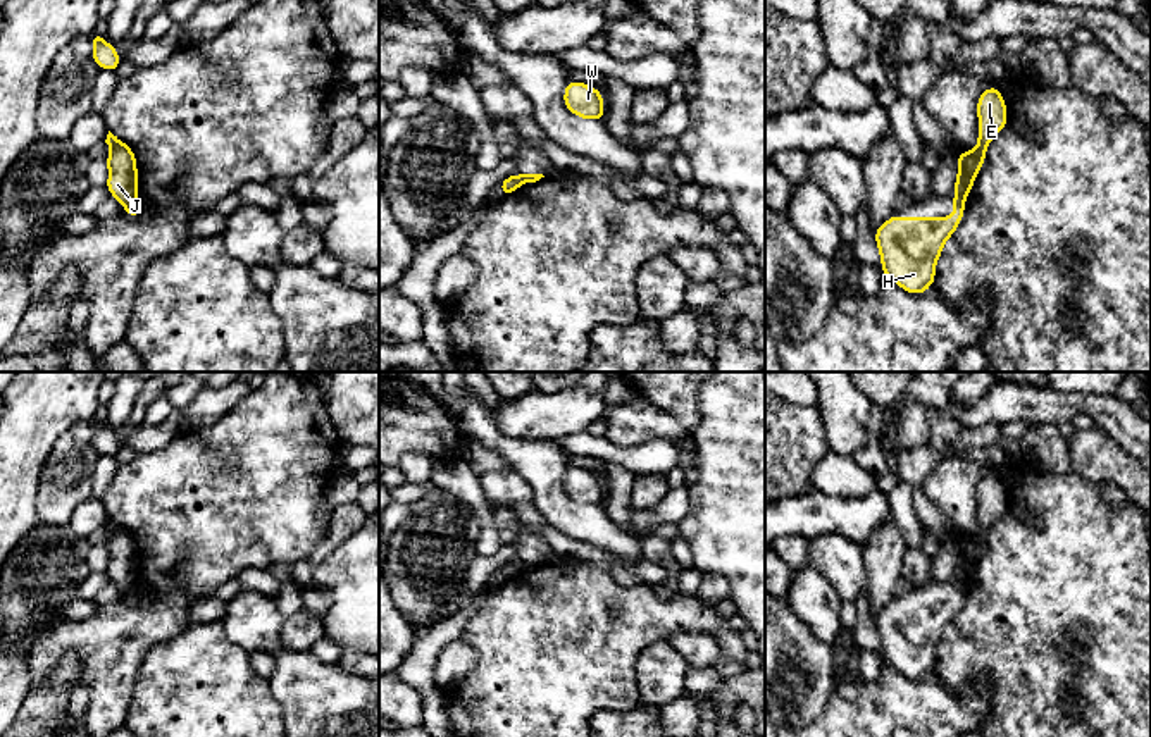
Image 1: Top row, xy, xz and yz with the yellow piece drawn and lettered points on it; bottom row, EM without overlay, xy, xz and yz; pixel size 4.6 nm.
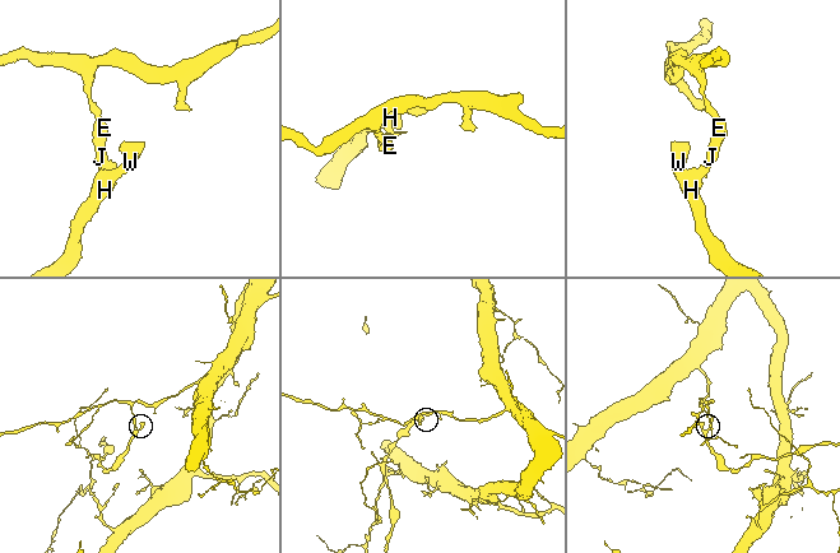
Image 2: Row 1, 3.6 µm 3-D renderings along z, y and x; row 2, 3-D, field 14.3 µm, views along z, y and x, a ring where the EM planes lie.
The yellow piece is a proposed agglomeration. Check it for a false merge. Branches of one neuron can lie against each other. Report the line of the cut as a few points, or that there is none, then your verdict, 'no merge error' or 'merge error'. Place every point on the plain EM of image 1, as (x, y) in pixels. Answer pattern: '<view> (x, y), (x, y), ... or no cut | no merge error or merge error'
xy (135, 584), (124, 593) | merge error

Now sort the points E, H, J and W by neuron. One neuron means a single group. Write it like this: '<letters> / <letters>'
E J / H W

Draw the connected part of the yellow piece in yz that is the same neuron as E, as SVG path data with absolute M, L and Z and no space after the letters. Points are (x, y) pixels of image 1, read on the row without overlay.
M989 472L977 484L979 522L977 532L972 537L956 539L958 560L955 565L955 580L967 585L986 548L986 537L992 523L1001 518L1008 508L1008 496L1001 477Z

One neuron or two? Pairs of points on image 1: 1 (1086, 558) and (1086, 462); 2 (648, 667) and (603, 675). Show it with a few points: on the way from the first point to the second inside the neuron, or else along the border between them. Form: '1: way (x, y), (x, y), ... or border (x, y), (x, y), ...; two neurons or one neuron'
1: border (1070, 469), (1100, 484); two neurons
2: border (664, 639), (648, 644), (636, 660), (638, 703); two neurons

